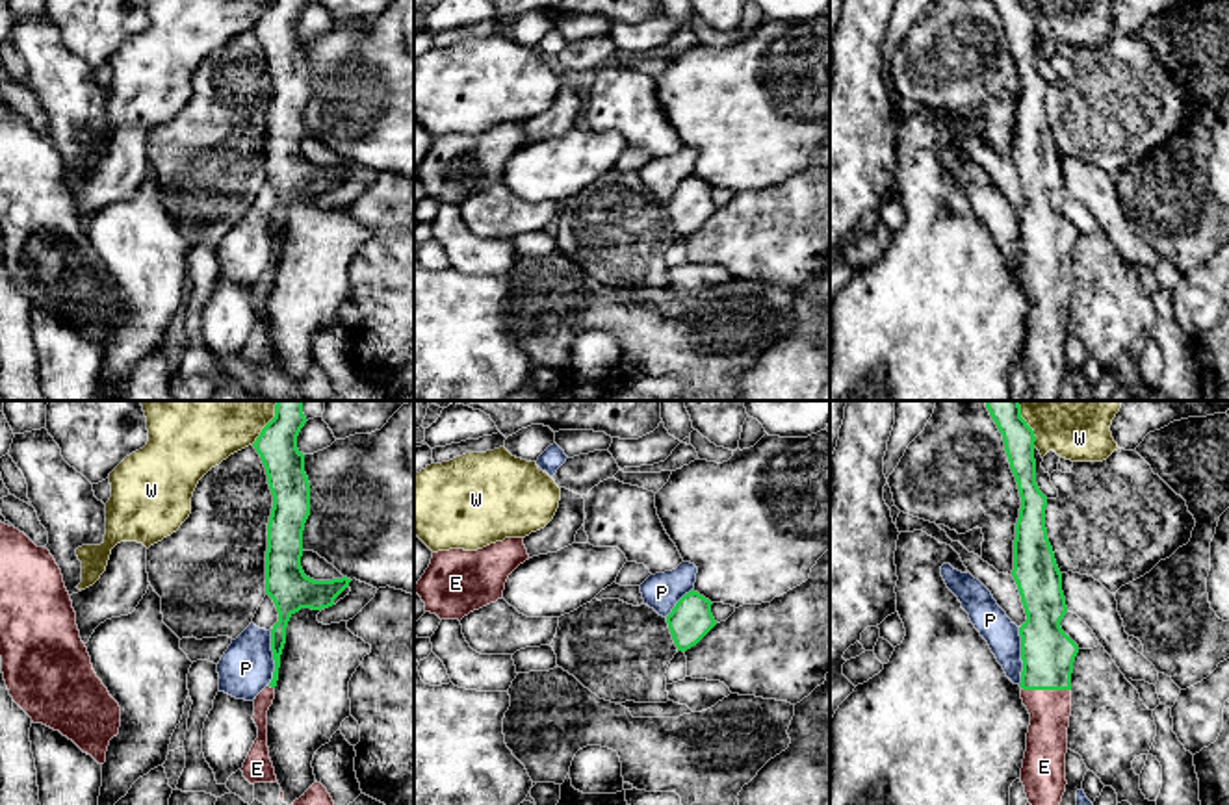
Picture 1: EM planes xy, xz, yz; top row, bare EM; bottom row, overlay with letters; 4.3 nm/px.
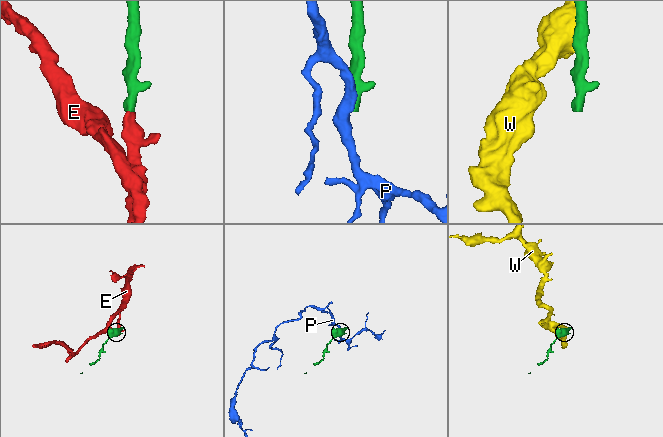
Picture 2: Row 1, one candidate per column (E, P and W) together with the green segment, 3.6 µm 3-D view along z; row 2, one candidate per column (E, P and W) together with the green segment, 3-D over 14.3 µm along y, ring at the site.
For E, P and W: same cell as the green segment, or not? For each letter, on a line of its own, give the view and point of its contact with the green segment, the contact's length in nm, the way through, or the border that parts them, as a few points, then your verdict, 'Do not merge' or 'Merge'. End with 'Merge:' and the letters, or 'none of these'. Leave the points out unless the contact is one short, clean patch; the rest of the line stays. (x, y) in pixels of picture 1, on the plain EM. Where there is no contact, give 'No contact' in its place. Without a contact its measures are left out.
E: Touches green at yz (1046, 273). Shared border 220 nm. Merge
P: Touches green at xy (273, 242). Shared border 240 nm. Boundary: xy (271, 214), (273, 262), (268, 269). Do not merge
W: Touches green at yz (1033, 15). Shared border 150 nm. Do not merge
Merge: E

